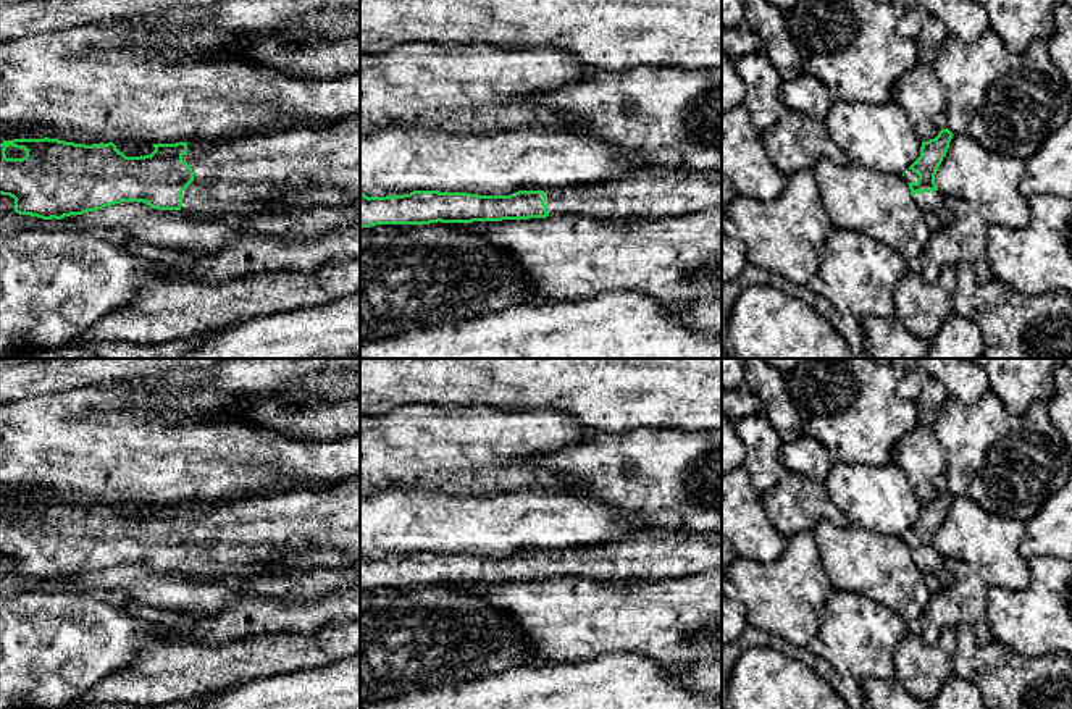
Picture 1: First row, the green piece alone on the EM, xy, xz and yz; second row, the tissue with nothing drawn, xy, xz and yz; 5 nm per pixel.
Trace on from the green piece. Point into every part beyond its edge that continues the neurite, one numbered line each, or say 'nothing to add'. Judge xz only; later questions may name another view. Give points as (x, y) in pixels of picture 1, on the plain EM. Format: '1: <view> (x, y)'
1: xz (644, 557)

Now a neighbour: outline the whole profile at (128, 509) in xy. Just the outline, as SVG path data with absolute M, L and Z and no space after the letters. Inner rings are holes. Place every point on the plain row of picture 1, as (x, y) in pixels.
M116 502L113 506L126 518L140 518L140 517L144 518L144 517L150 517L155 512L152 506L140 506L132 502Z

